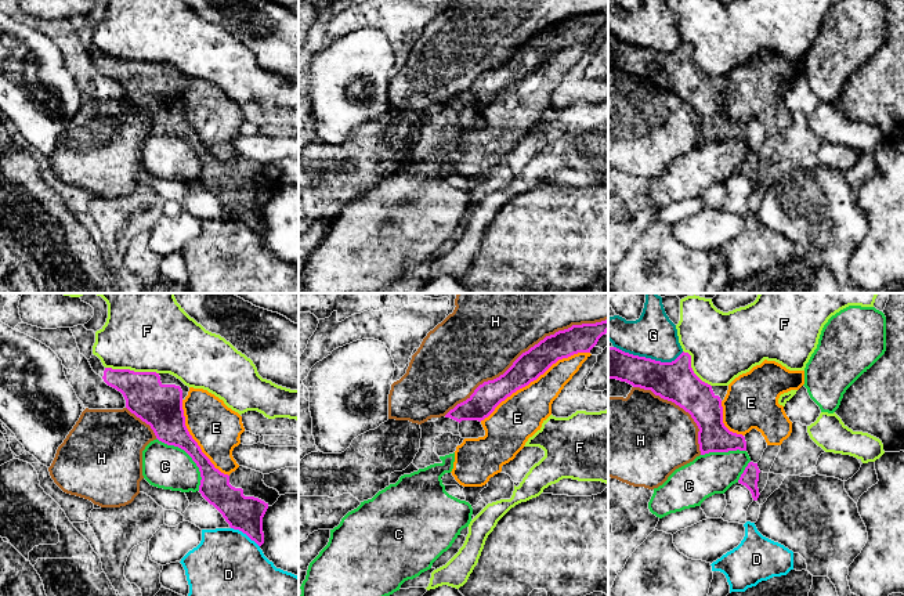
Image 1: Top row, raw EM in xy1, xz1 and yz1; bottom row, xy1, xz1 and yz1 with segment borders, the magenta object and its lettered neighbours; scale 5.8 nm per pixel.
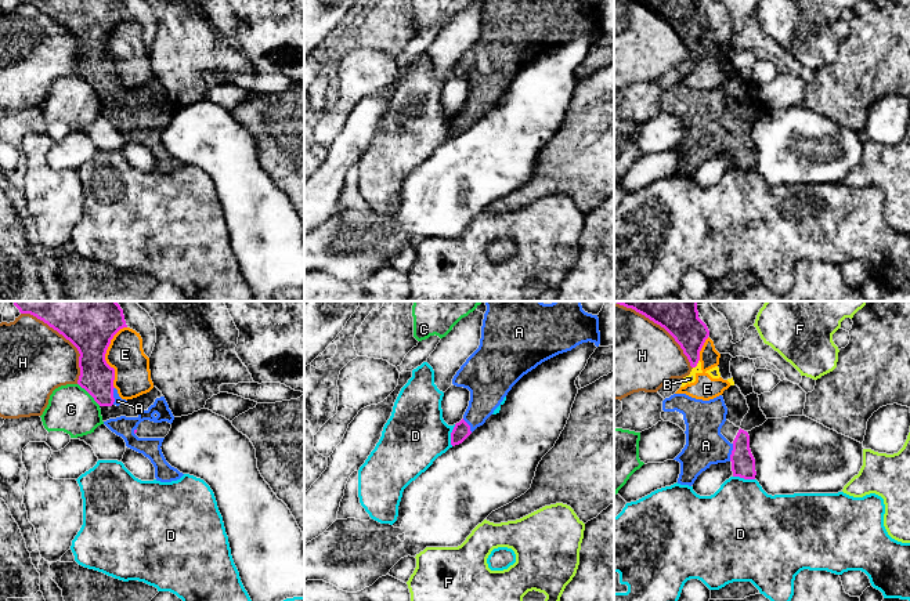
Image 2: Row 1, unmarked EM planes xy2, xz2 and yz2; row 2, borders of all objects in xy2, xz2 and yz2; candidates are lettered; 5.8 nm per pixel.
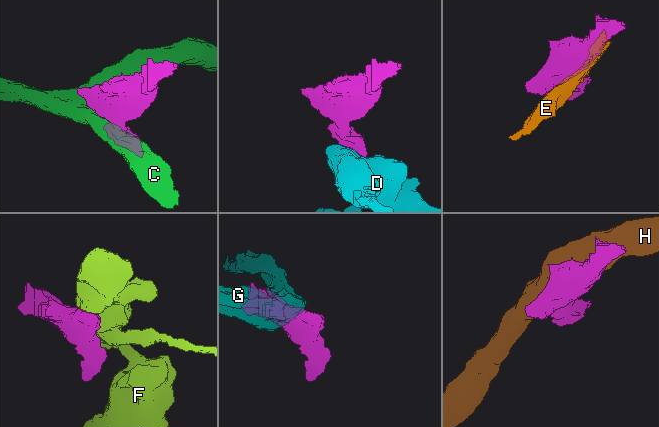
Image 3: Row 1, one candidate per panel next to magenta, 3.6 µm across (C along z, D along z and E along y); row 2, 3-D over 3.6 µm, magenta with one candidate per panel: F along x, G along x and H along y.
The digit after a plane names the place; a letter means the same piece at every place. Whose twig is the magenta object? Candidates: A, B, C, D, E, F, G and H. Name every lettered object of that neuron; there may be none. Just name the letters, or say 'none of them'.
A

